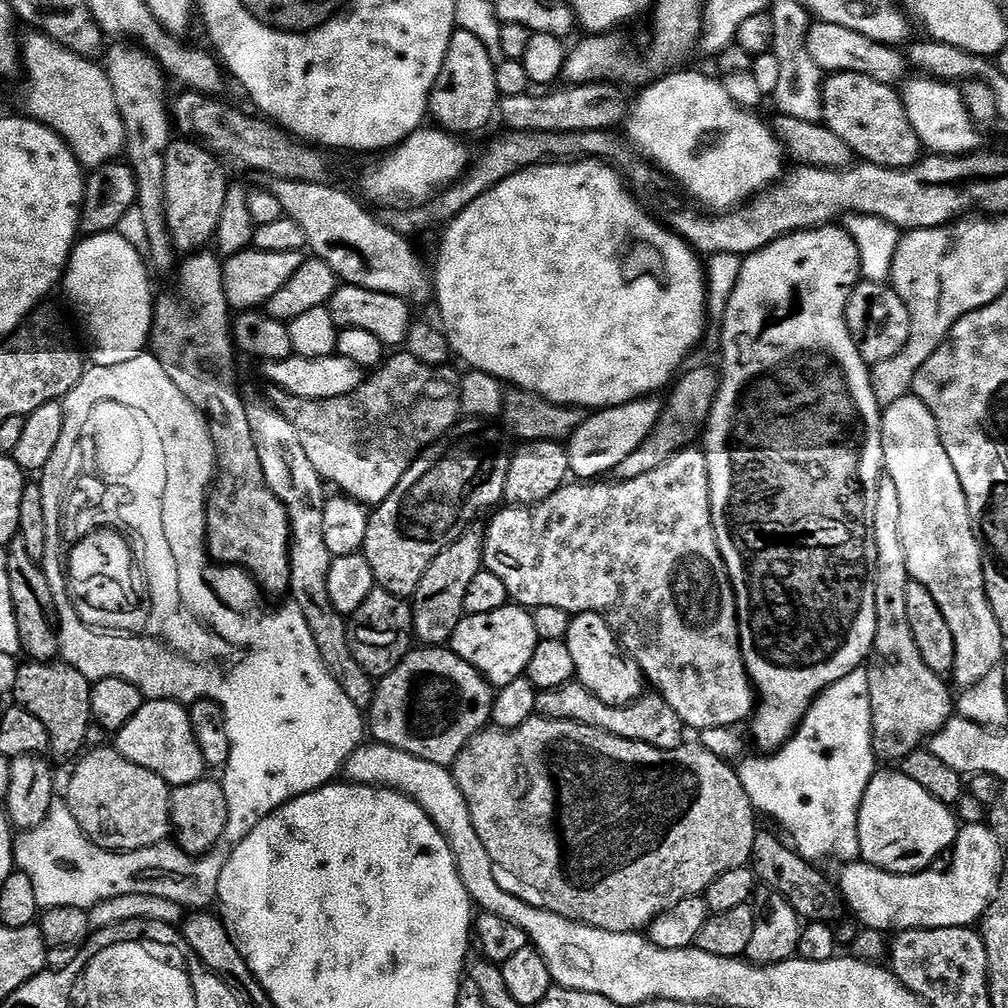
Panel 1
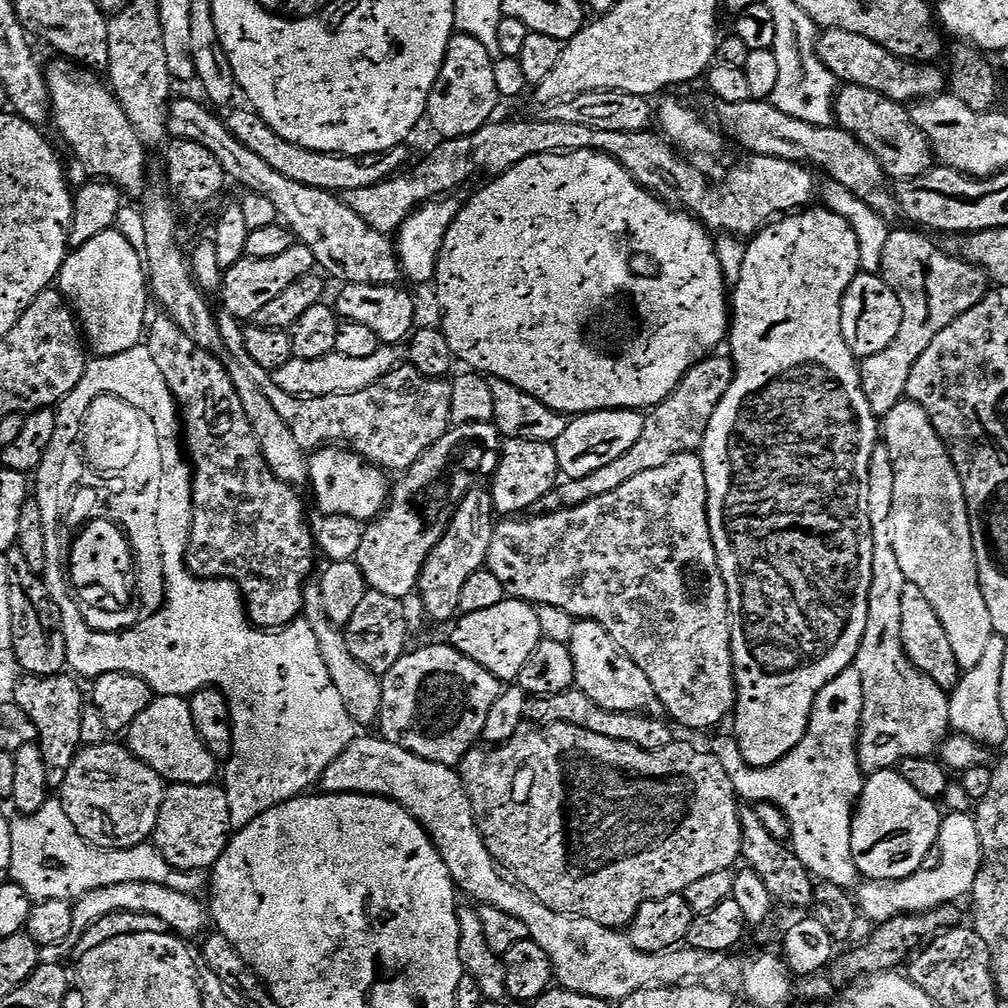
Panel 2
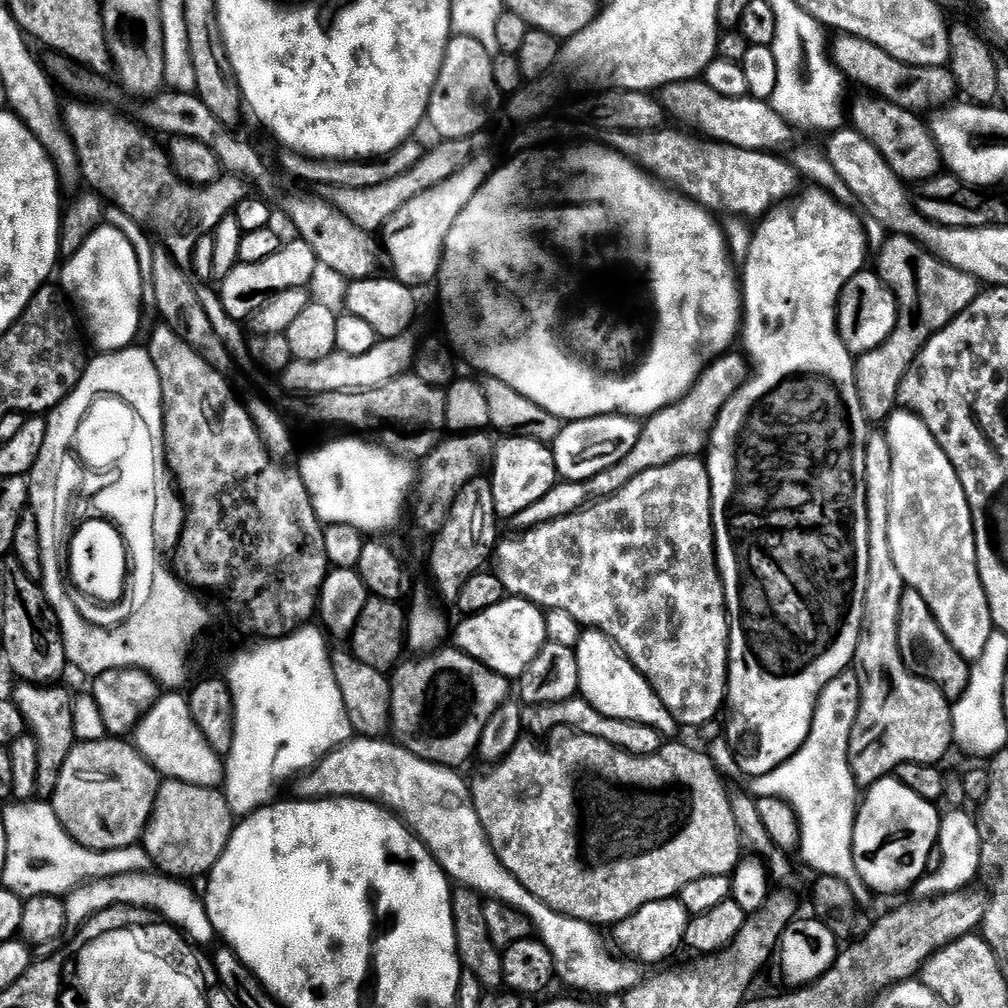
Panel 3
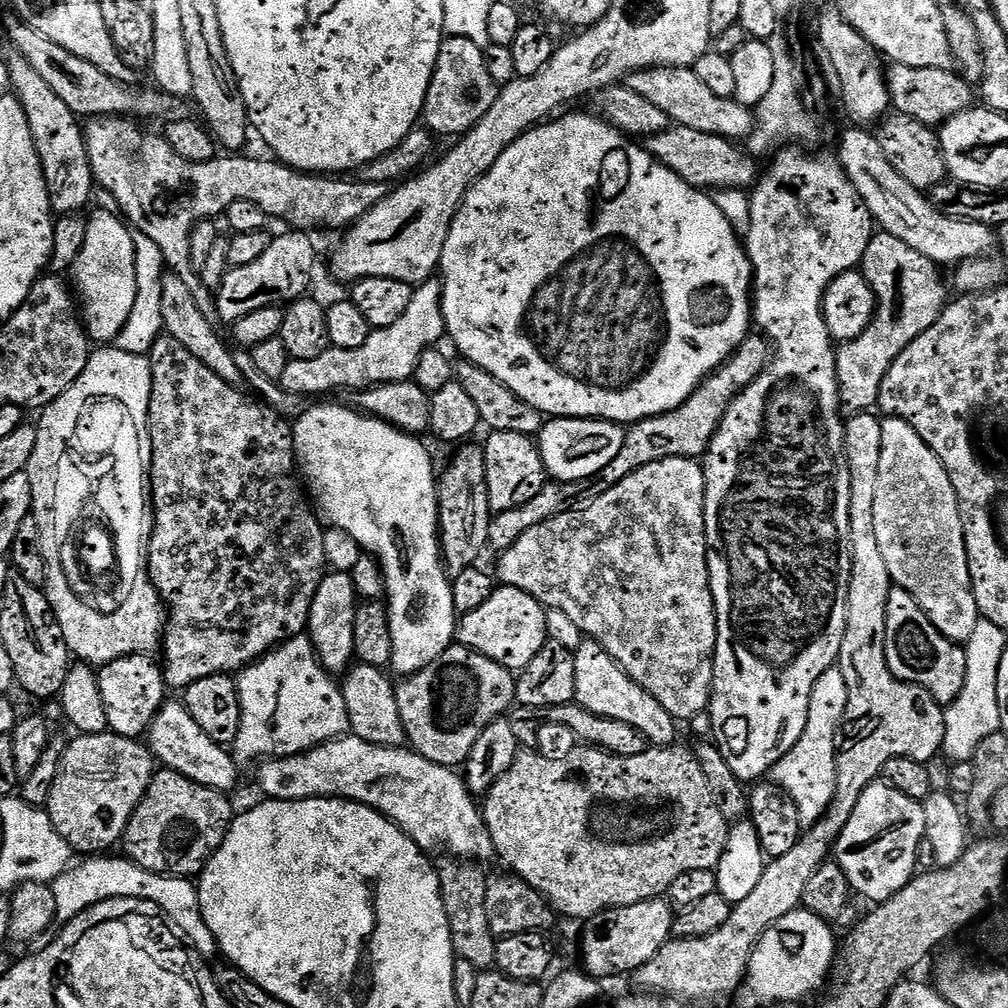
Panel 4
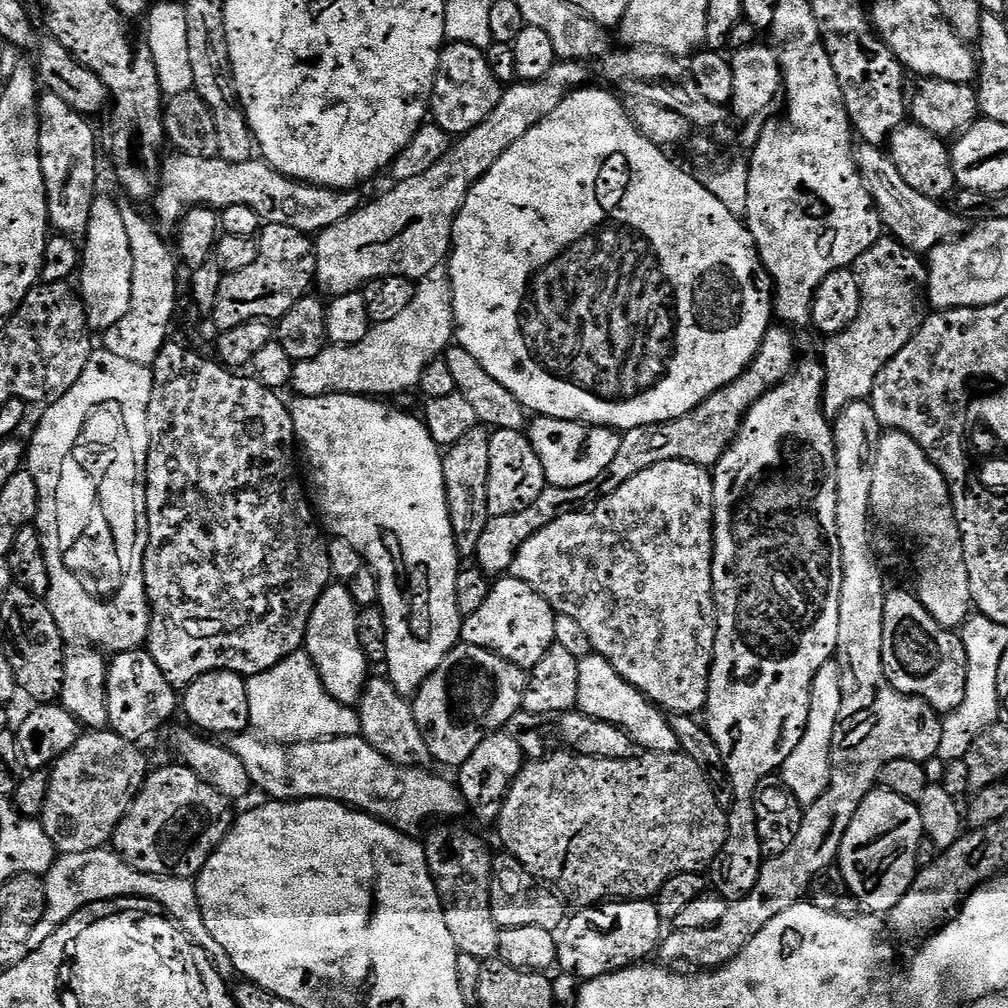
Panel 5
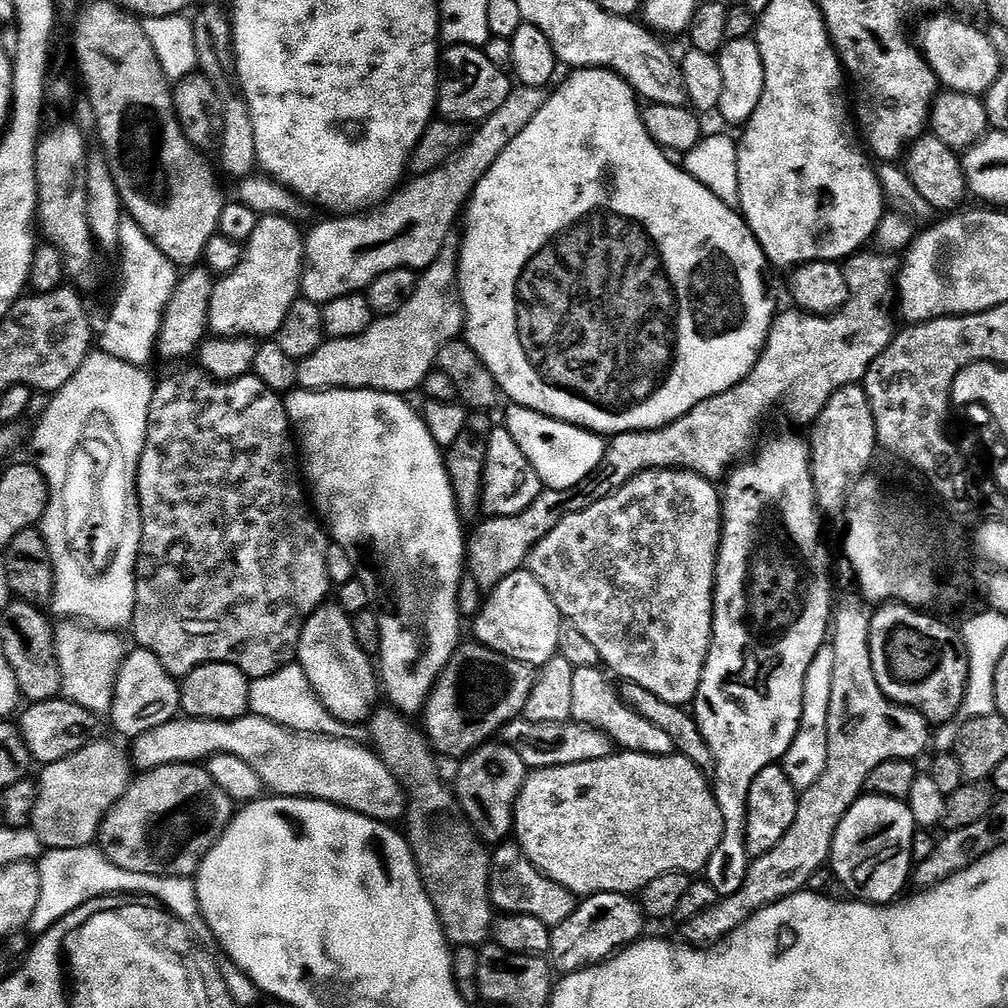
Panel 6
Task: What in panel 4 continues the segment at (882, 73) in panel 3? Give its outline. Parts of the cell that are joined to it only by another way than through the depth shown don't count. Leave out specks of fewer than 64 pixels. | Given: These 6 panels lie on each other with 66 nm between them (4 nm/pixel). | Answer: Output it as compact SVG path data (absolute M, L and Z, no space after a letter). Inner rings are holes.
M889 63L886 68L888 99L901 116L909 116L928 128L939 129L955 115L973 107L973 85L967 84L960 73L949 68L915 68L905 64Z

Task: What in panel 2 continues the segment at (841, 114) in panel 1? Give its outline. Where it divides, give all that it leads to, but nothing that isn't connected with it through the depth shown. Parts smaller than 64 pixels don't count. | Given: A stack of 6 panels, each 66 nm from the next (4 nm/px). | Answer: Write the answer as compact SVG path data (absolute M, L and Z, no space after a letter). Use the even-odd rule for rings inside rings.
M844 84L835 93L834 111L835 123L858 138L858 142L862 142L862 146L866 146L866 150L878 158L885 176L893 181L913 180L932 171L932 143L915 124L911 111L905 105L857 84Z

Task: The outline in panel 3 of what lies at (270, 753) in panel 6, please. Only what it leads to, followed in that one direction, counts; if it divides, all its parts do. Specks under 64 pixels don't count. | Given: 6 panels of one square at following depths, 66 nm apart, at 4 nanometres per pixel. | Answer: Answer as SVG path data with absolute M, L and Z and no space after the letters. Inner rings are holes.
M388 738L348 740L324 757L323 768L324 788L328 791L325 793L336 798L351 796L358 800L370 800L391 810L428 847L440 864L440 869L453 881L458 880L456 882L459 885L485 897L500 899L504 904L523 912L532 921L535 935L550 950L557 981L616 997L633 987L633 965L608 956L593 925L546 906L546 902L534 898L534 894L527 892L518 878L514 878L514 874L502 866L474 810L469 781L464 781L457 769L431 764L429 760L418 758Z

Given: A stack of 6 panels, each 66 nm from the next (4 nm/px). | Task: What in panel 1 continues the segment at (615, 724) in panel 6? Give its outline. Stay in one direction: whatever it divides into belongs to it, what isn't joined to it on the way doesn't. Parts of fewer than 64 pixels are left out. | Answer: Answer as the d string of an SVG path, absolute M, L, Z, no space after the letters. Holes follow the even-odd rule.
M593 612L573 615L566 642L570 646L570 654L574 657L575 679L583 688L590 690L594 698L602 698L602 702L610 706L624 706L633 704L645 695L644 673L624 651L604 617Z

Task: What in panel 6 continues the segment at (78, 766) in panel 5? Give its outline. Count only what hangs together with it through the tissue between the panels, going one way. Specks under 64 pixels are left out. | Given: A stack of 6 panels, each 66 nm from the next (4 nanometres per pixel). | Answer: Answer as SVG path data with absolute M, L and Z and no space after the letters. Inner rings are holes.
M97 738L82 750L62 758L62 762L43 765L36 784L36 805L31 829L45 849L87 848L100 835L108 811L124 796L134 779L129 757L116 744Z

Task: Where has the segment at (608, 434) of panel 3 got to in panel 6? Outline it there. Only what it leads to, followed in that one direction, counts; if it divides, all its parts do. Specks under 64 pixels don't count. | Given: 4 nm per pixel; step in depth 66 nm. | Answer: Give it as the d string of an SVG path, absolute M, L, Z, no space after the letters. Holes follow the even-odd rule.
M519 406L509 407L506 427L508 433L518 442L518 450L526 454L530 466L538 474L545 489L566 490L577 488L602 462L606 440L603 435L579 428L577 424L567 424L565 420L555 420Z

